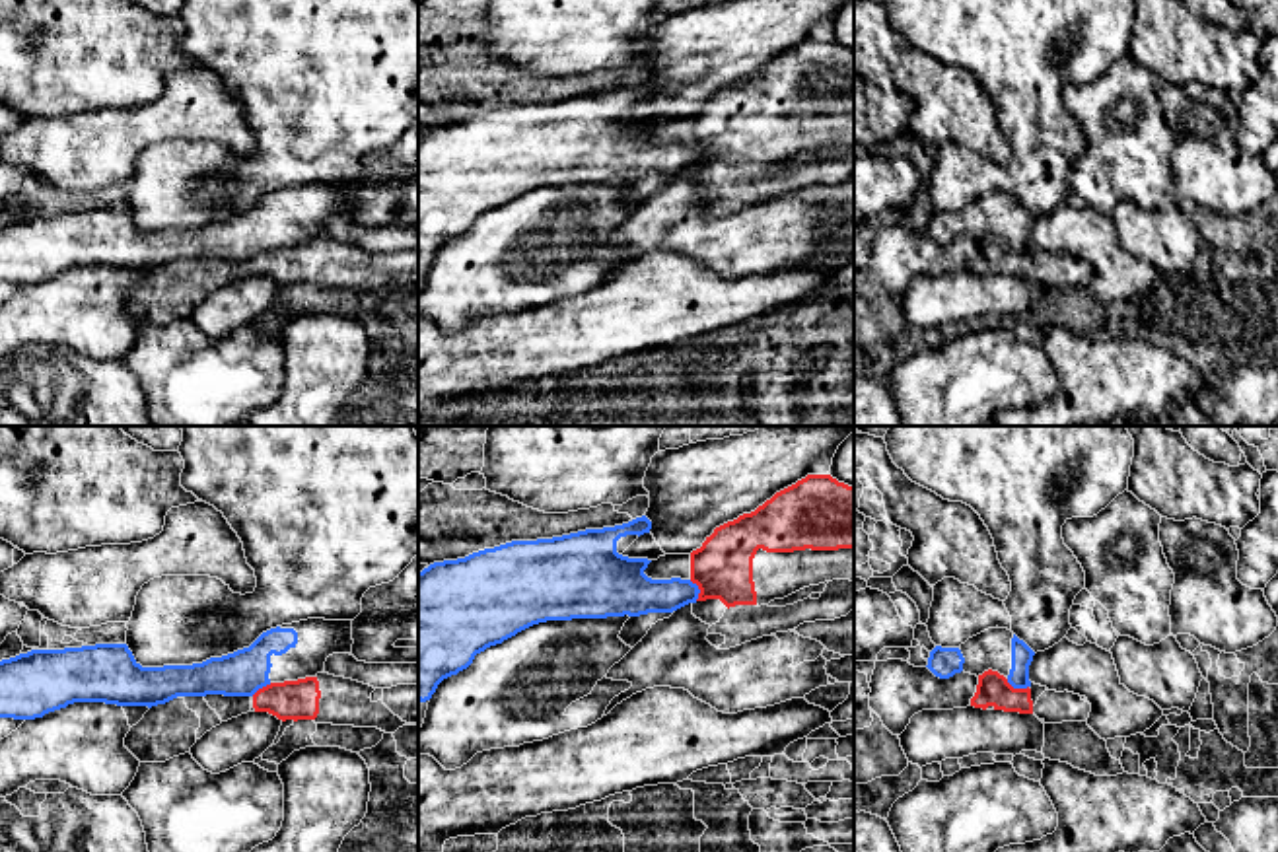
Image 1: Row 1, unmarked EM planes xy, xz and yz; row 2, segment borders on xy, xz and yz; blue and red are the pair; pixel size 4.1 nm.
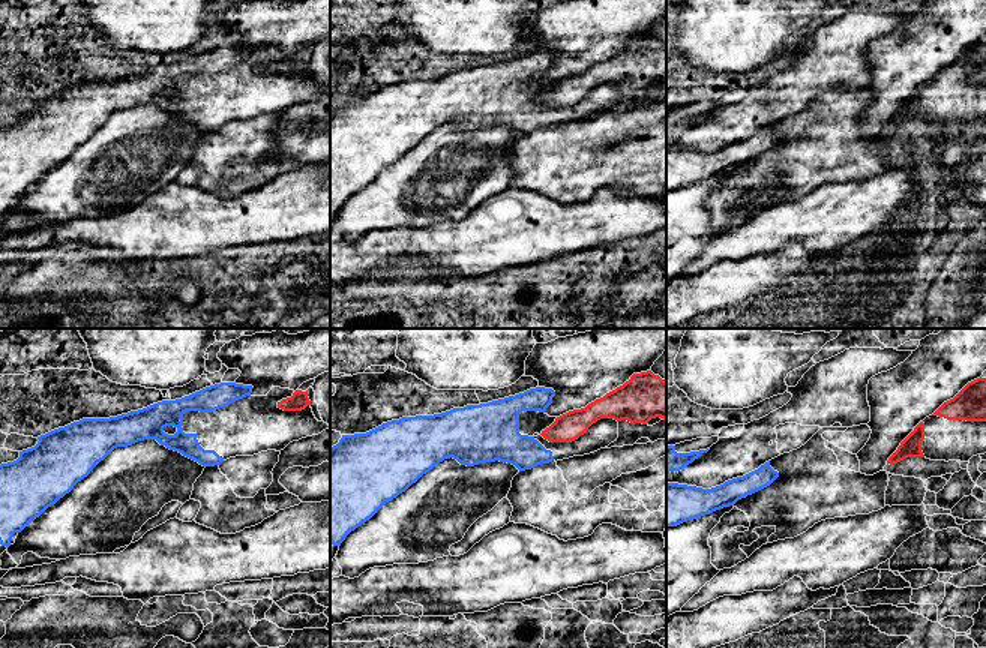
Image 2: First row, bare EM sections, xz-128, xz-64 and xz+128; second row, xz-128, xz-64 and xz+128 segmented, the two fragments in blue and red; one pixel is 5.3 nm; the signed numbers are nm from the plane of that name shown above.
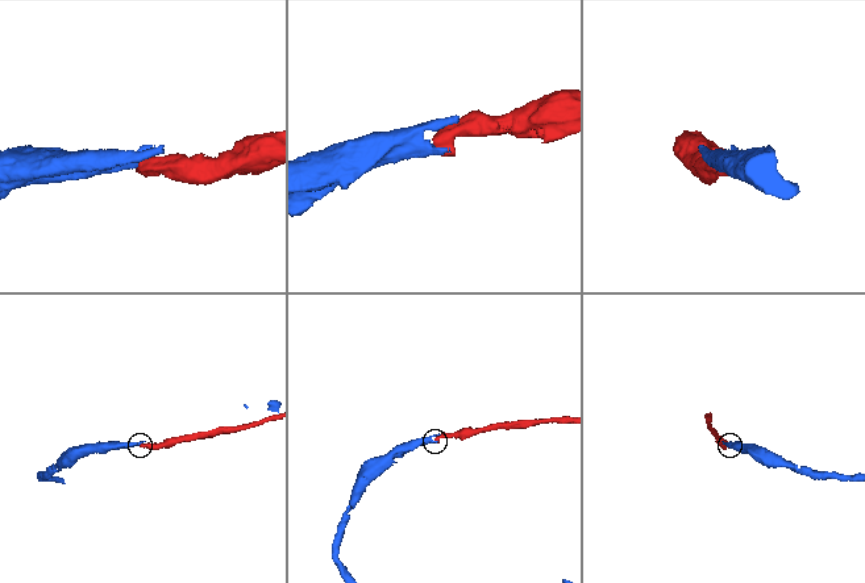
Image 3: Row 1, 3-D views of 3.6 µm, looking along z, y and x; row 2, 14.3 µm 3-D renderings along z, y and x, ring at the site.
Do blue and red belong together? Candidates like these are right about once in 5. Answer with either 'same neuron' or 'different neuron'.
different neuron

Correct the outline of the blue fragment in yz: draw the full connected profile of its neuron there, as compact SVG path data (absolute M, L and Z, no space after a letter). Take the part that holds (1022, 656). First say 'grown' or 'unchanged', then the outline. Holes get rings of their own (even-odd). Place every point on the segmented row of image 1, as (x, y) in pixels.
grown | M988 628L969 638L959 648L936 646L928 657L928 669L949 679L955 673L982 675L992 669L1008 679L1013 689L1031 687L1029 665L1035 652L1008 628Z

